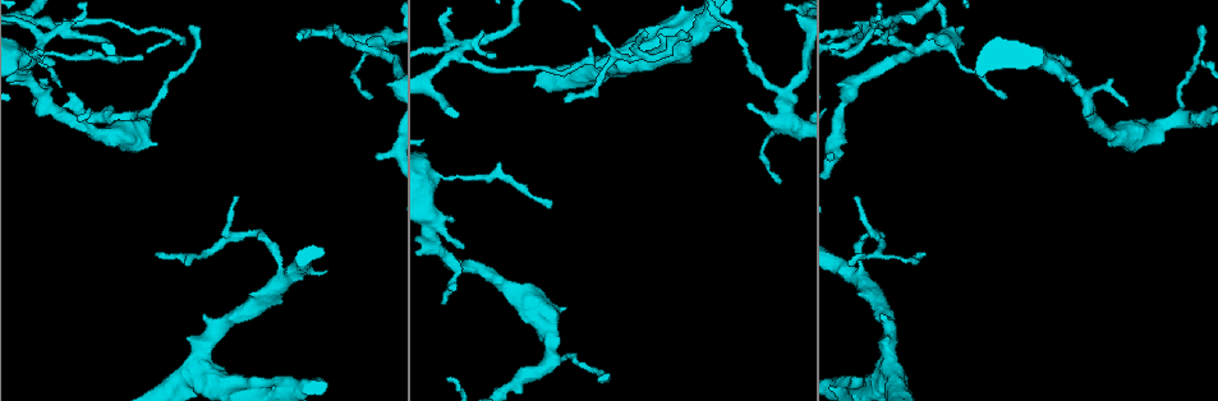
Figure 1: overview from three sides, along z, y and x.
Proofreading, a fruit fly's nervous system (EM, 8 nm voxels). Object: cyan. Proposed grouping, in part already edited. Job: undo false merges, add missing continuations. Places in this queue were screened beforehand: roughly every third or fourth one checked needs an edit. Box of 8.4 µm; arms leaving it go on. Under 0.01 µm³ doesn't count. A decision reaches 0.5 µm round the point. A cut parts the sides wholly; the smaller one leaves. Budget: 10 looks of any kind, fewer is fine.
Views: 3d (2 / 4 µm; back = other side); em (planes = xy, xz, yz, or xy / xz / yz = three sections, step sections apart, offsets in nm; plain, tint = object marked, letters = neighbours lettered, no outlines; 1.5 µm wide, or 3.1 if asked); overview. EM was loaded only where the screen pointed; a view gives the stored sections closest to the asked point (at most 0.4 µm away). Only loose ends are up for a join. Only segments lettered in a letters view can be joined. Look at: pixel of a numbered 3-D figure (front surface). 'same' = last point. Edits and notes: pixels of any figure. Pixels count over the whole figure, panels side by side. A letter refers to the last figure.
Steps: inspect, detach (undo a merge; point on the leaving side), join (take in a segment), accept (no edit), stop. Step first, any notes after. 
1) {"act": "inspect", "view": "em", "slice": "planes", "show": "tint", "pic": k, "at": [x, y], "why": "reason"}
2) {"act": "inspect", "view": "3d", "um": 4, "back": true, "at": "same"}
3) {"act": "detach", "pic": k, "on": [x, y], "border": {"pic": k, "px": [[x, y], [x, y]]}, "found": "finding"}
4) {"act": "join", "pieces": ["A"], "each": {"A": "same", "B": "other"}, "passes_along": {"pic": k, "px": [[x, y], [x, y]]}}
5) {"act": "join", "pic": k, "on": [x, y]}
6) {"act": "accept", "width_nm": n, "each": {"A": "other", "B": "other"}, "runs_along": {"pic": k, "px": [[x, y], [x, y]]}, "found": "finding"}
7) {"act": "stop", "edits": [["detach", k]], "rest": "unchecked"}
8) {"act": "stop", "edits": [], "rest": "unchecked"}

{"act": "inspect", "view": "3d", "um": 2, "pic": 1, "at": [551, 208], "why": "long arm stops here"}

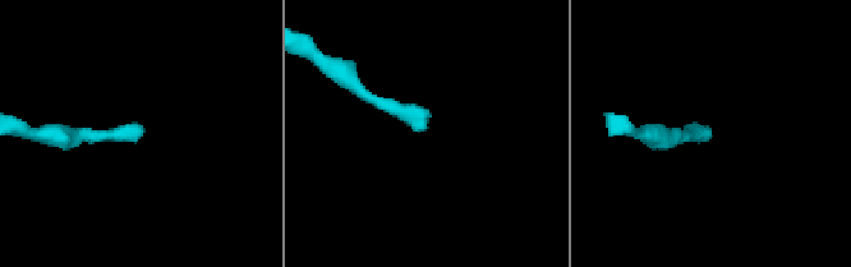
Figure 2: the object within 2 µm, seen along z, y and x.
{"act": "inspect", "view": "em", "slice": "planes", "show": "tint", "pic": 2, "at": [137, 134]}

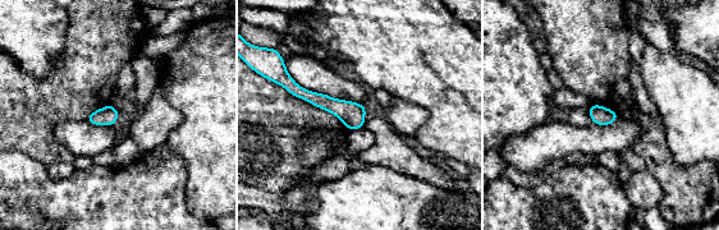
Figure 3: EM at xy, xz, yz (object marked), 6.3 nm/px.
{"act": "inspect", "view": "em", "slice": "planes", "show": "letters", "at": "same", "why": "see the neighbours"}

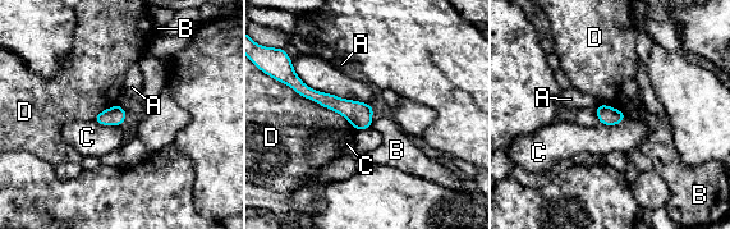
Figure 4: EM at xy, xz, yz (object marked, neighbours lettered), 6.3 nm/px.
{"act": "accept", "width_nm": 120, "longest_contact_nm": ["D", 500], "each": {"A": "other", "B": "other", "C": "other", "D": "other"}, "found": "none of them fits"}

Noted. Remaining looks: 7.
{"act": "inspect", "view": "em", "slice": "planes", "show": "letters", "pic": 1, "at": [1202, 27], "why": "tapers out"}

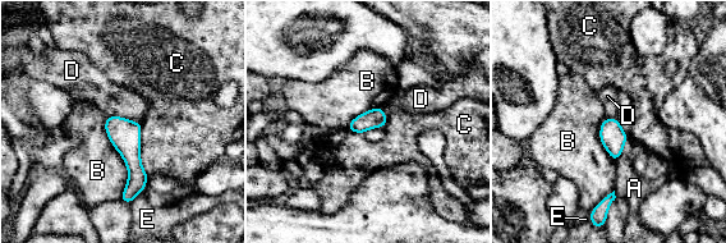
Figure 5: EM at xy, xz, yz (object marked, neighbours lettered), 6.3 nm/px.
{"act": "accept", "each": {"A": "other", "B": "other", "C": "other", "D": "other", "E": "other"}, "border": {"pic": 5, "px": [[108, 115], [120, 115], [139, 123]]}, "found": "none of them fits"}

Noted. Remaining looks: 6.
{"act": "inspect", "view": "em", "slice": "xy", "step": 8, "show": "letters", "pic": 1, "at": [748, 103], "why": "an open end"}

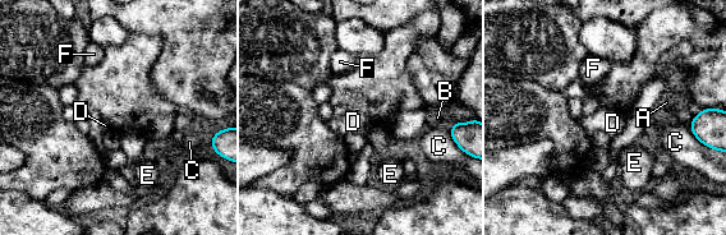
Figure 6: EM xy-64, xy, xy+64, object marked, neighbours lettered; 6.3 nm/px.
{"act": "inspect", "view": "em", "slice": "planes", "show": "letters", "at": "same"}

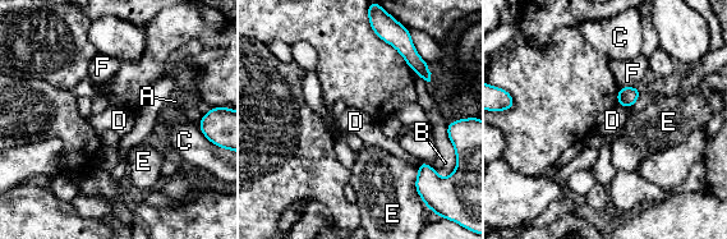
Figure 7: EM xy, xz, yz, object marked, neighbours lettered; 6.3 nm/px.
{"act": "accept", "each": {"A": "other", "B": "other", "C": "other", "D": "other", "E": "other", "F": "other"}, "border": {"pic": 7, "px": [[617, 102], [626, 109]]}, "found": "none of them fits"}

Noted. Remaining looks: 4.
{"act": "inspect", "view": "3d", "um": 4, "pic": 1, "at": [1042, 61], "why": "calibre changes"}

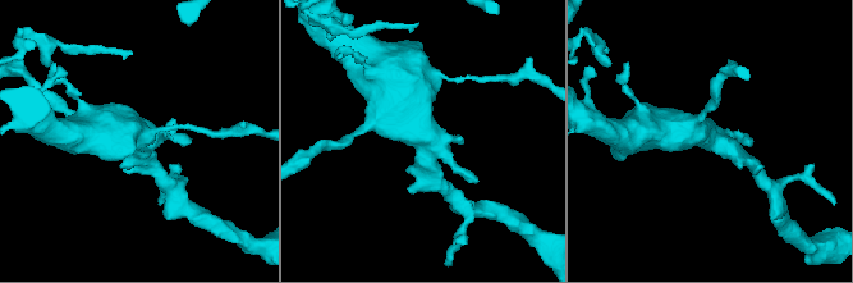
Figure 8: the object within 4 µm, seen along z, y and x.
{"act": "inspect", "view": "em", "slice": "planes", "show": "tint", "pic": 8, "at": [431, 142]}

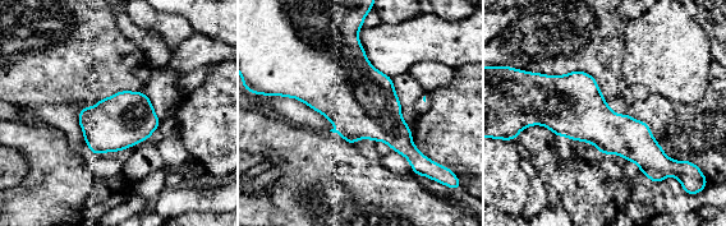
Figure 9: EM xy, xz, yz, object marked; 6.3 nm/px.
{"act": "inspect", "view": "em", "slice": "planes", "show": "letters", "at": "same", "why": "what lies round it"}

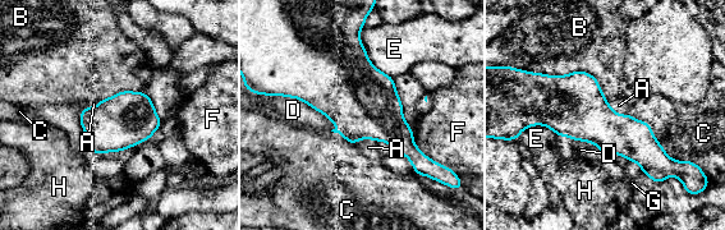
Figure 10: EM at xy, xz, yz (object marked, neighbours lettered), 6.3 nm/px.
{"act": "accept", "width_nm": 320, "each": {"A": "other", "B": "other", "C": "other", "D": "other", "E": "other", "F": "other", "G": "other", "H": "other"}, "border": {"pic": 10, "px": [[524, 69], [586, 70], [606, 97]]}, "found": "one neuron here"}

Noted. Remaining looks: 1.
{"act": "stop", "edits": [], "rest": "unchecked"}

